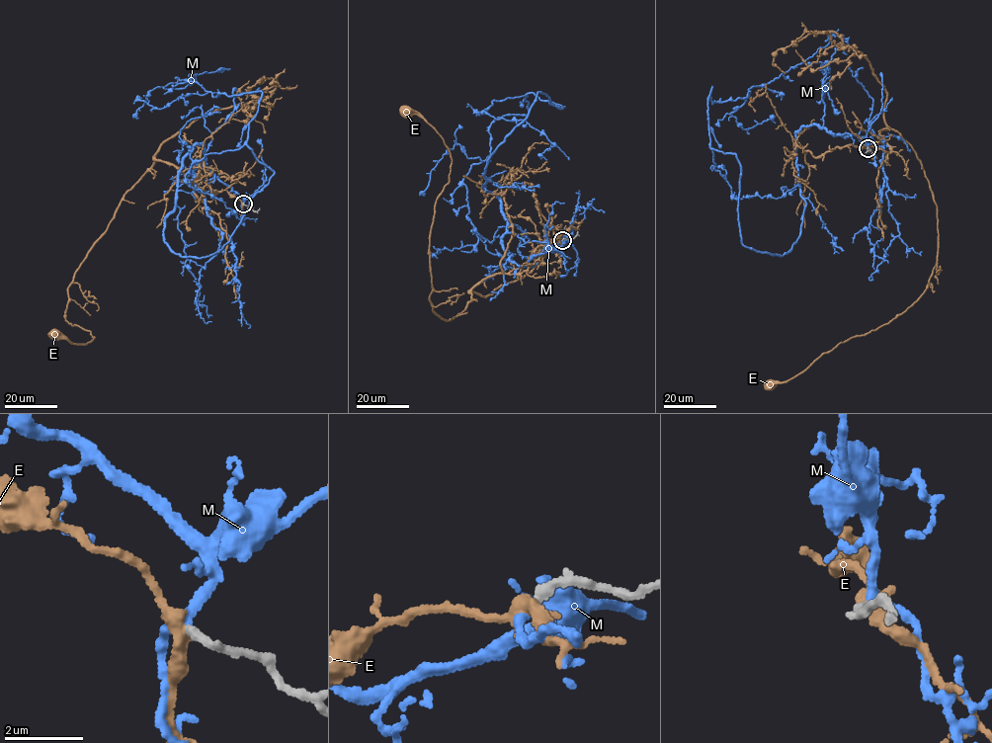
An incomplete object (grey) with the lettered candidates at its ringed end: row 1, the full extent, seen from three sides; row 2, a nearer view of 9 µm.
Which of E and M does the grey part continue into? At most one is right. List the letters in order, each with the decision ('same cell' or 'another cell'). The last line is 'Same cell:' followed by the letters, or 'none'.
E: another cell
M: same cell
Same cell: M

